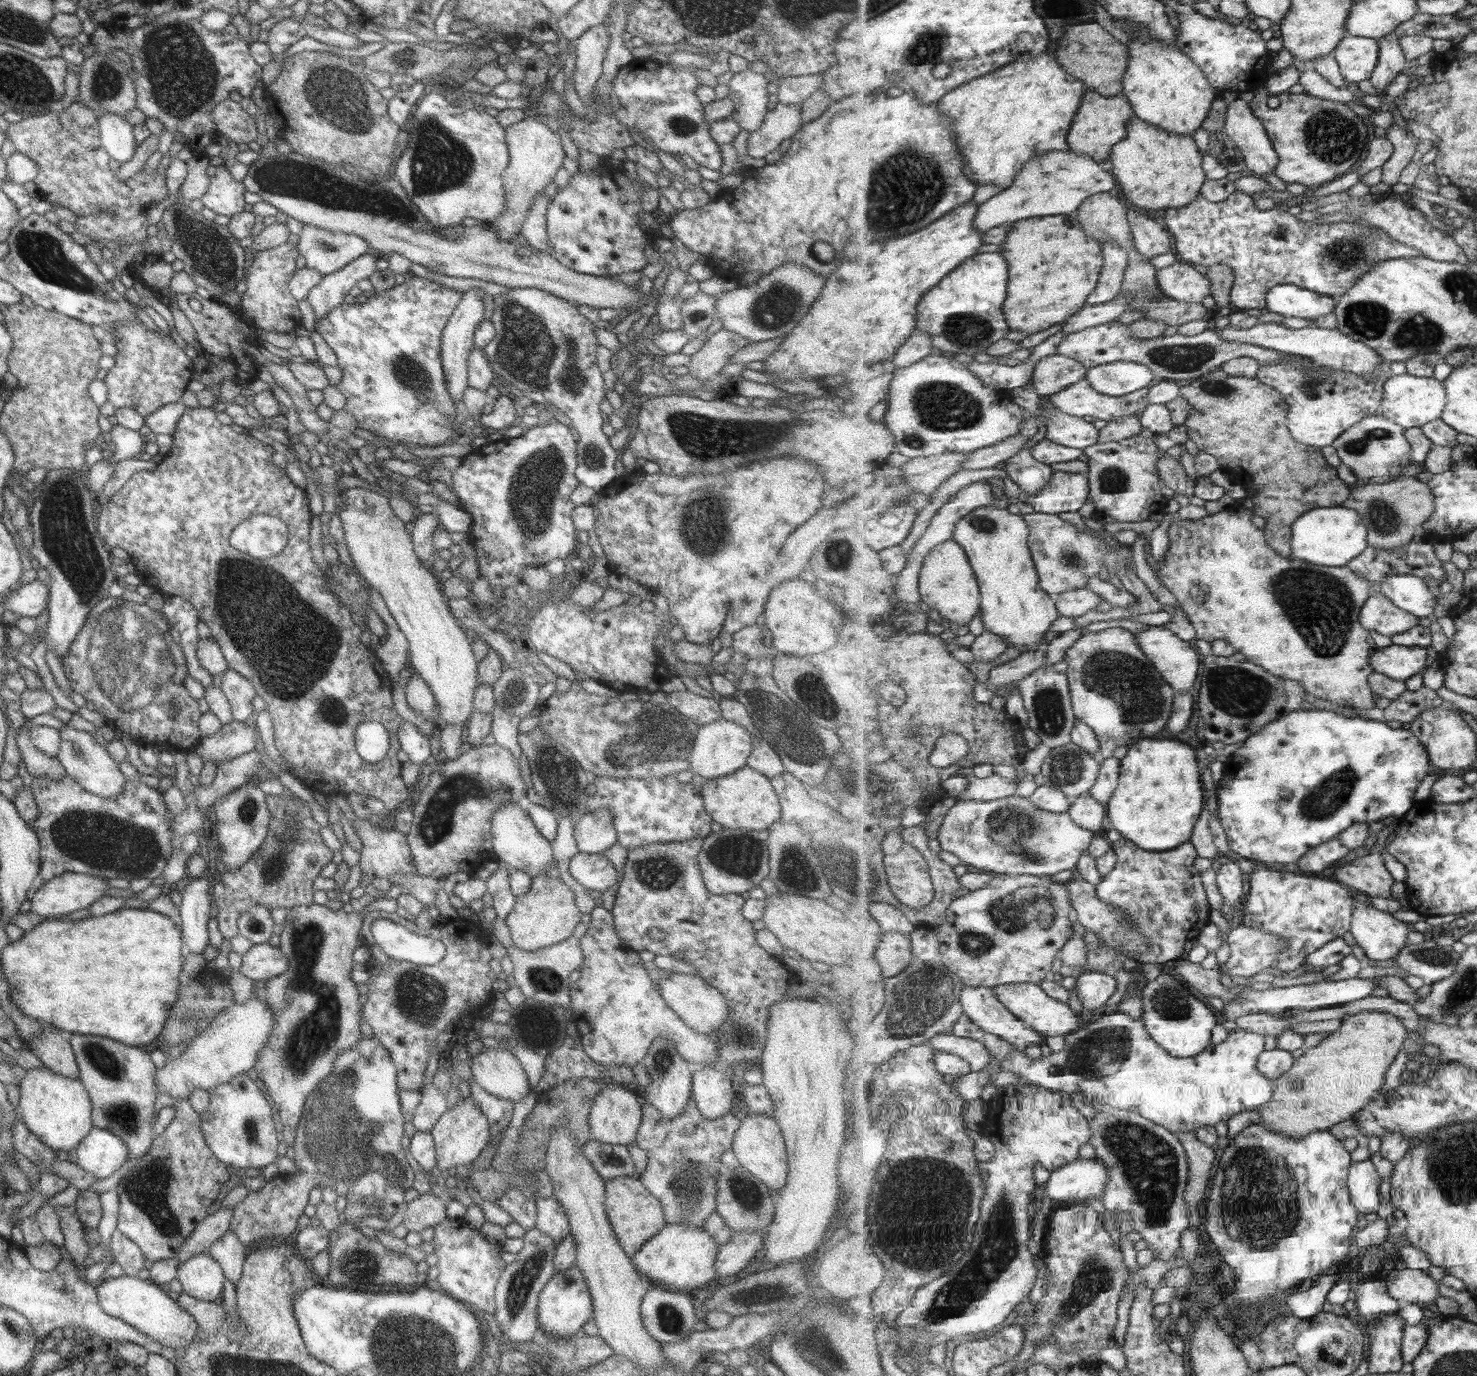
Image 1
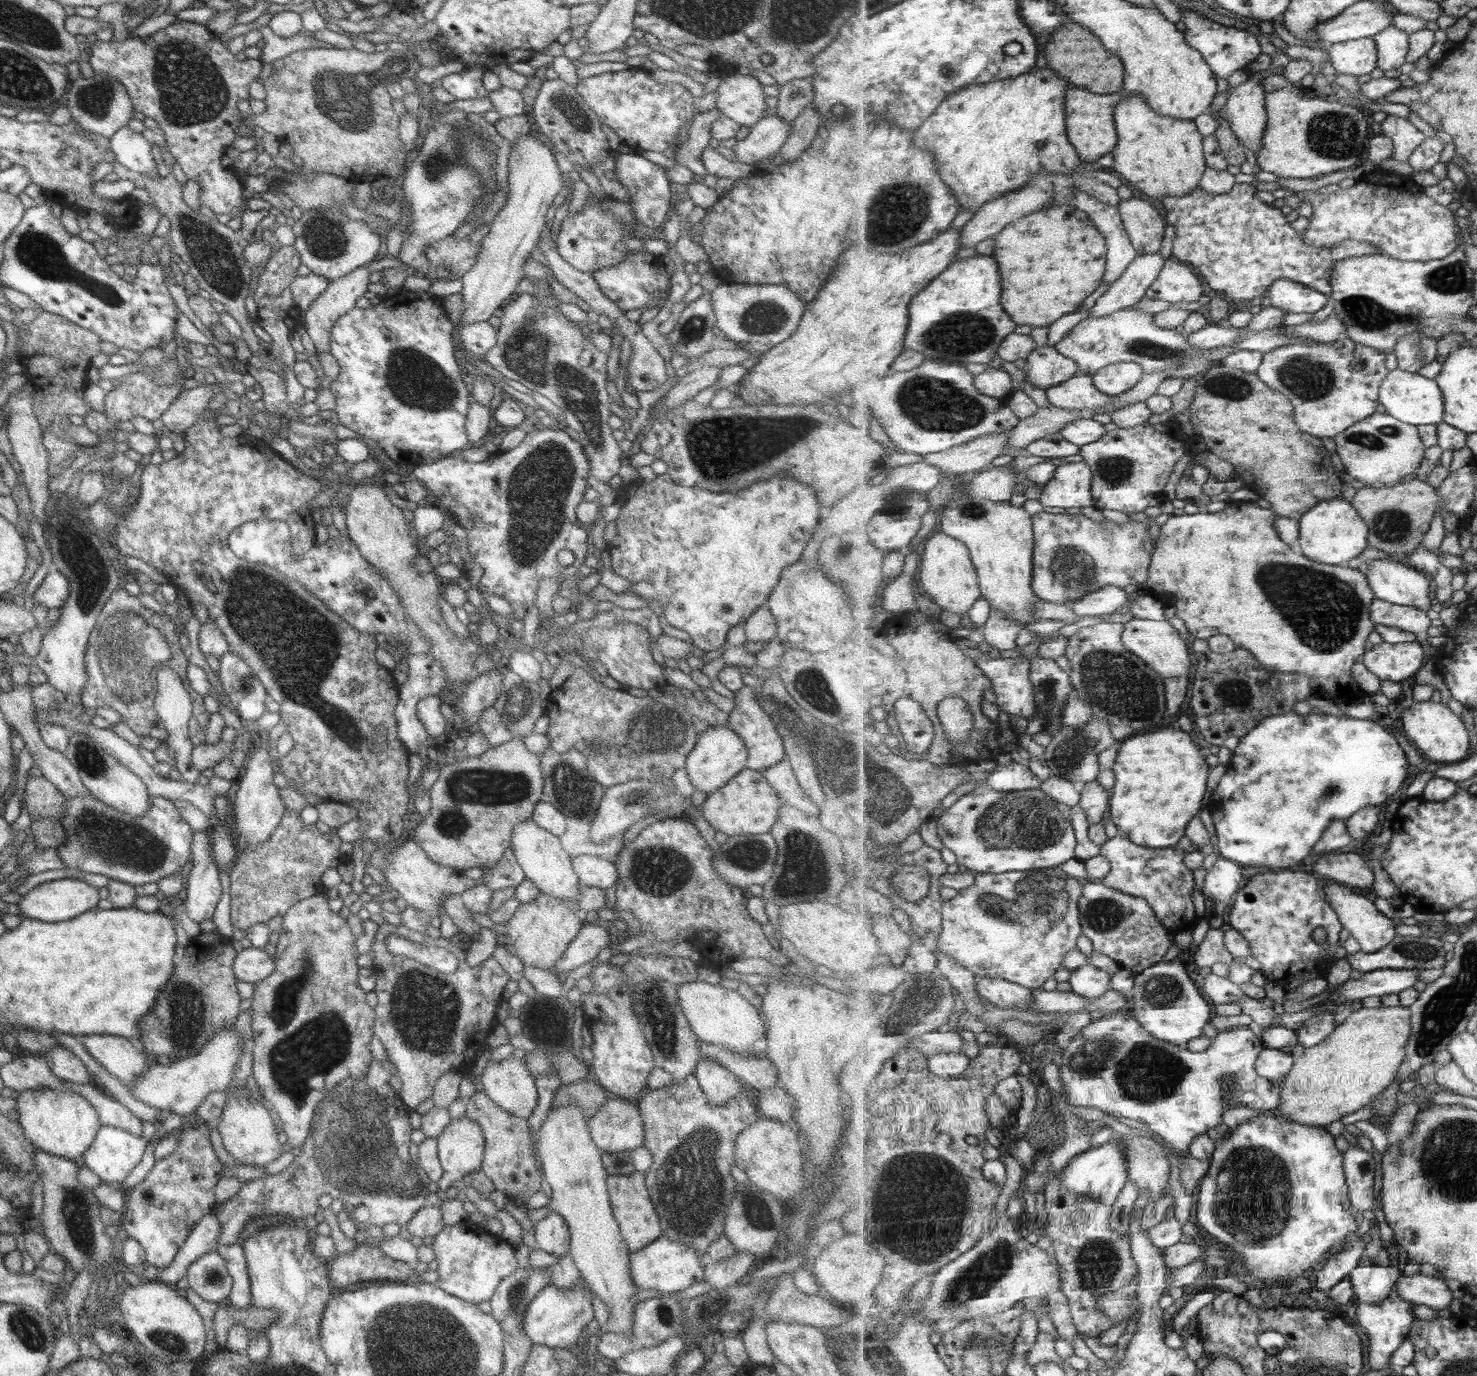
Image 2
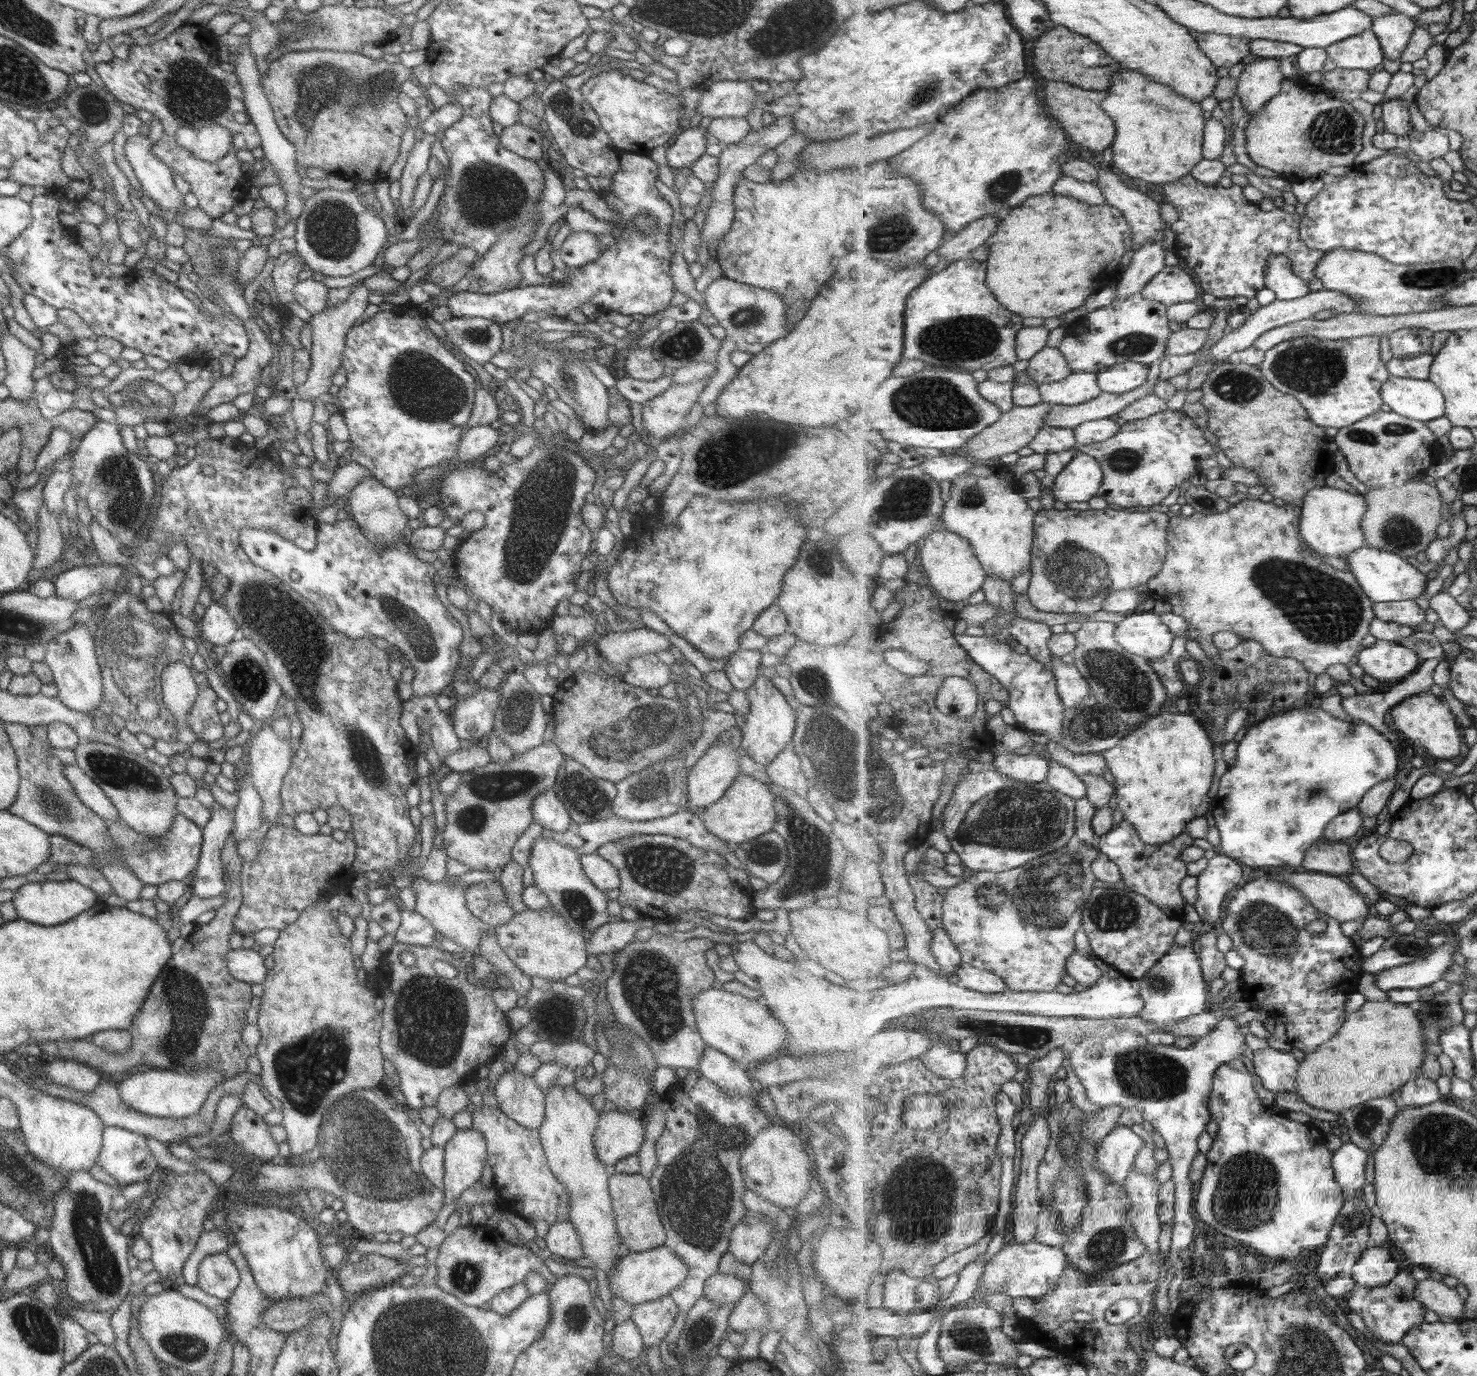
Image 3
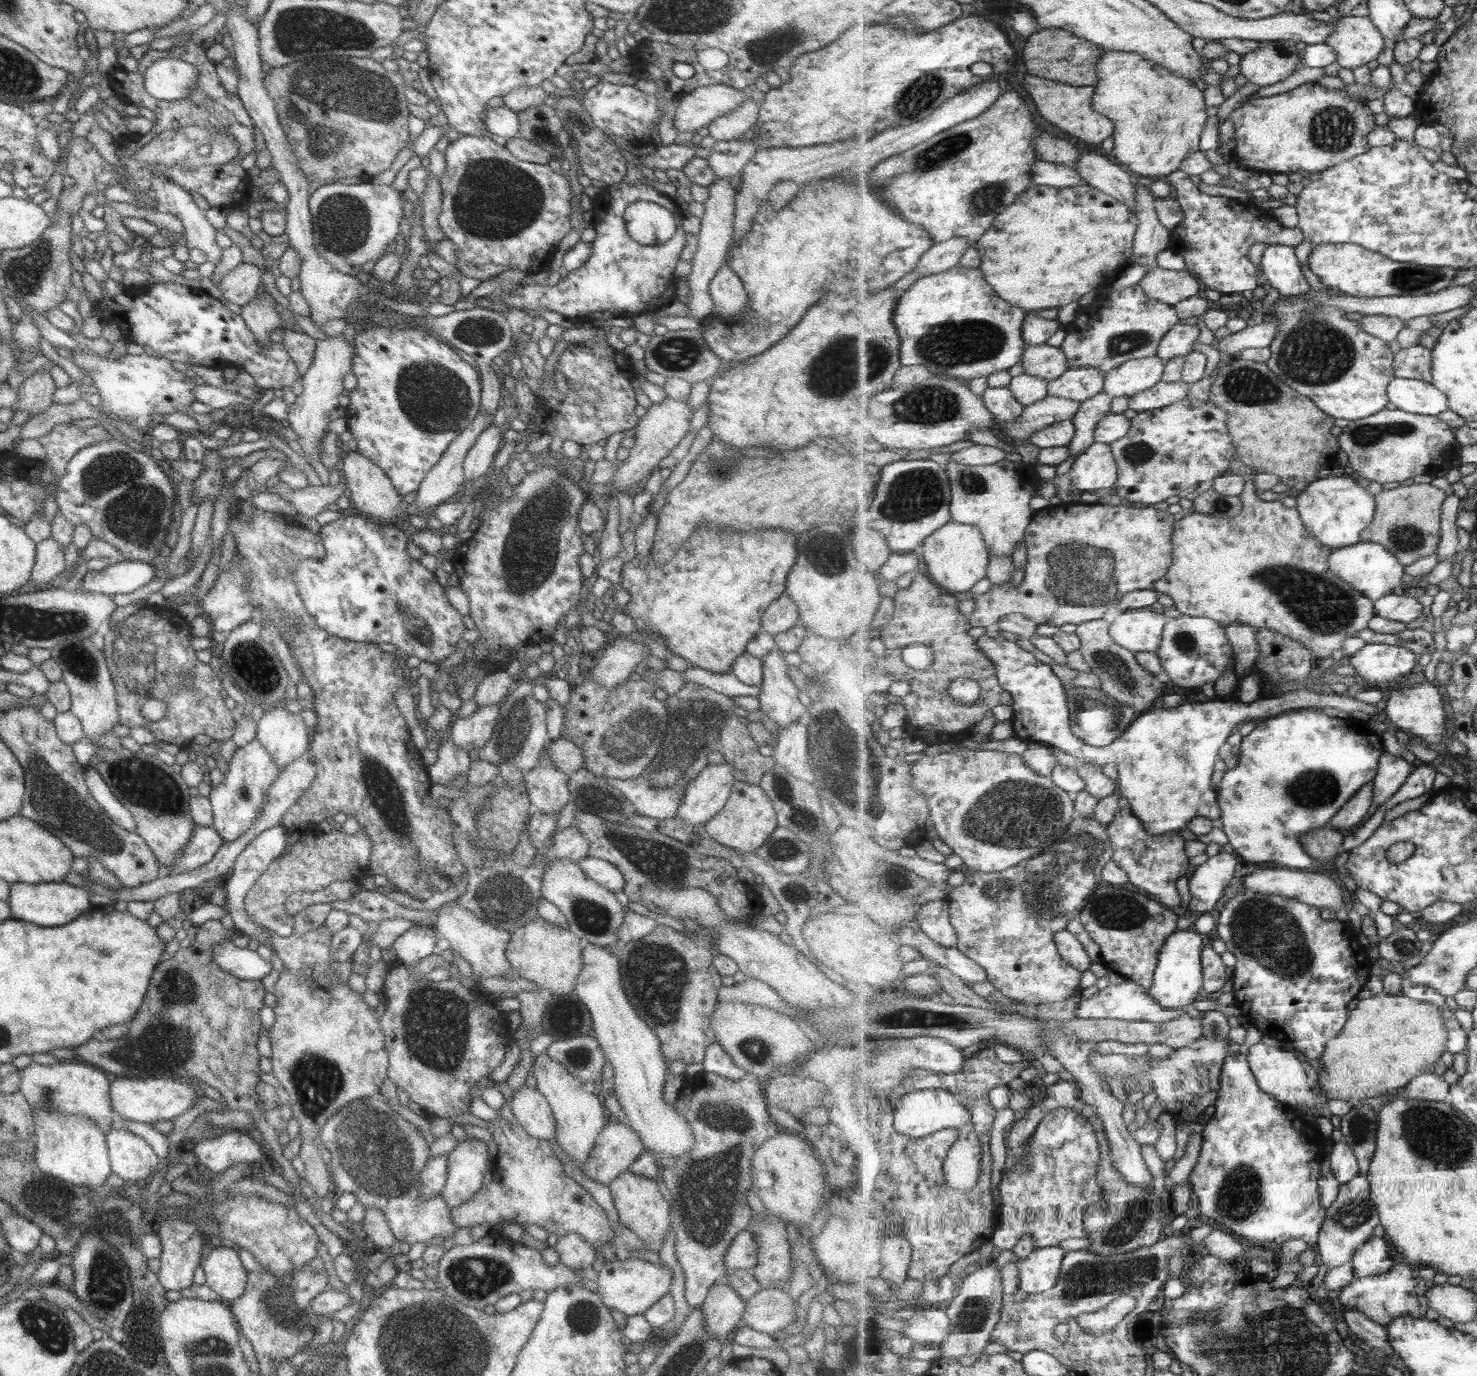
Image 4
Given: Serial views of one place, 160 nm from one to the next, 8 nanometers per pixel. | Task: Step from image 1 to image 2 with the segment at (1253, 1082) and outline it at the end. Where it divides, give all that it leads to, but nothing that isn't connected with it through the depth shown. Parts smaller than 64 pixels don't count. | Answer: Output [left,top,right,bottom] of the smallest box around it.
[1060,1012,1282,1153]

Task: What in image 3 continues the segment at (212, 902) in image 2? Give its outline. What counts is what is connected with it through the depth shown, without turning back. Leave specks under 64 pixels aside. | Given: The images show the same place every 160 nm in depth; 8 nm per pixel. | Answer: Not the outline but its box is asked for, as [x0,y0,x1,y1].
[193,802,233,898]

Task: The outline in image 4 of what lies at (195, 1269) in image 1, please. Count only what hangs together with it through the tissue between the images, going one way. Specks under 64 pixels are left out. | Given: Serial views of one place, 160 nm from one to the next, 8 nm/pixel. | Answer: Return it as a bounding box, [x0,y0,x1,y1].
[200,1245,246,1303]

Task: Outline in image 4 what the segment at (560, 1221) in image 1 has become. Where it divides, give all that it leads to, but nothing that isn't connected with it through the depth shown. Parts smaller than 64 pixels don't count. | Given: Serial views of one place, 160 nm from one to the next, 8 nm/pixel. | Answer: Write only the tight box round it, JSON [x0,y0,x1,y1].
[553,1233,595,1270]

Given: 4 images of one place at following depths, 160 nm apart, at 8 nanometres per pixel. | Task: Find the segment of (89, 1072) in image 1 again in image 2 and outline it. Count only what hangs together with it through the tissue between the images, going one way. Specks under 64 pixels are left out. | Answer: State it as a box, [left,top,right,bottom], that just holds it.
[85,1035,149,1090]

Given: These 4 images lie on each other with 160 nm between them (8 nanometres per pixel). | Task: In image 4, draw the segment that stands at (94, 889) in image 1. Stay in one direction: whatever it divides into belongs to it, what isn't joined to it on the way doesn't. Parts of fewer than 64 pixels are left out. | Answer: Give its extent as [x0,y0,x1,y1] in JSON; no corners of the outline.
[8,881,90,927]

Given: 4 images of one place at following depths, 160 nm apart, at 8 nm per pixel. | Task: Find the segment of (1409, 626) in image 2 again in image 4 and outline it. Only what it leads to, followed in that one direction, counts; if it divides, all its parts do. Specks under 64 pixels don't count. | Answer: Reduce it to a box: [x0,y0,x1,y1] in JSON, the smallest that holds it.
[1374,593,1423,625]

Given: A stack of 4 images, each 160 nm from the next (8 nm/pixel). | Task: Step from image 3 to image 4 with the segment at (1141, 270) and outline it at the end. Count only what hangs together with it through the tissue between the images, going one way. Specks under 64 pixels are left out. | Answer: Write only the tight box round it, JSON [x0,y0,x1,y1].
[1129,184,1172,272]

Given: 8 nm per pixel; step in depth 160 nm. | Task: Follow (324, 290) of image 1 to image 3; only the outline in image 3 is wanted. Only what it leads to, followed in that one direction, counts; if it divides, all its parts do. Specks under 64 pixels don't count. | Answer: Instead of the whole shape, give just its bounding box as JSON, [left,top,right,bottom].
[296,281,370,401]

